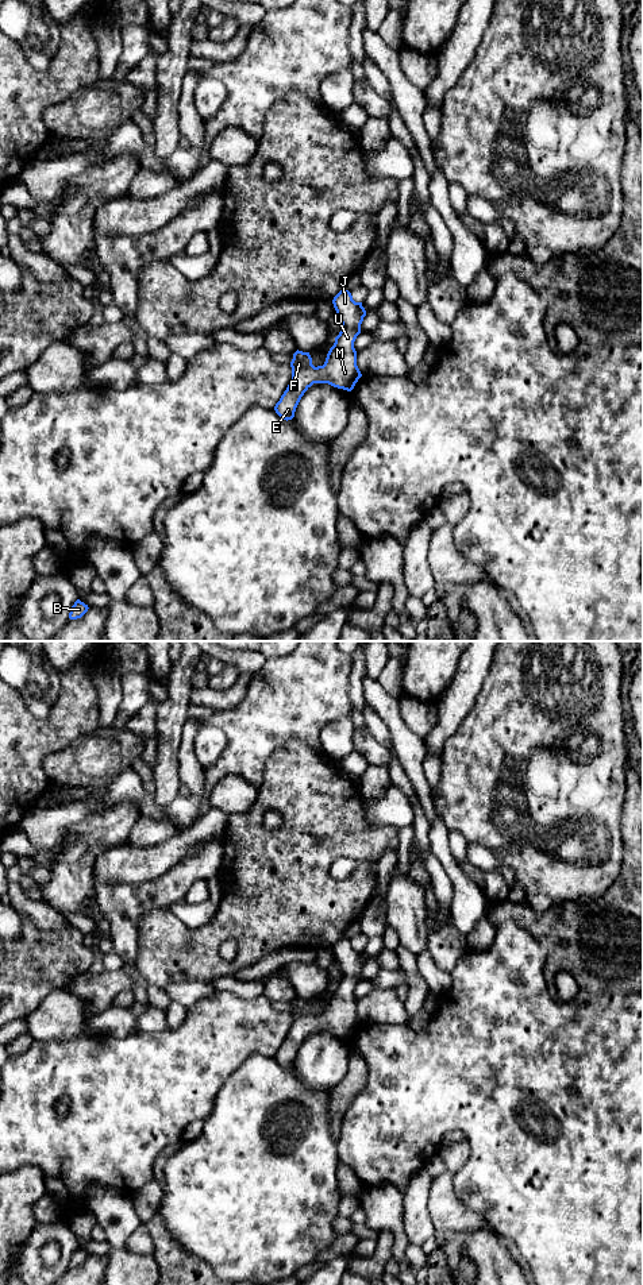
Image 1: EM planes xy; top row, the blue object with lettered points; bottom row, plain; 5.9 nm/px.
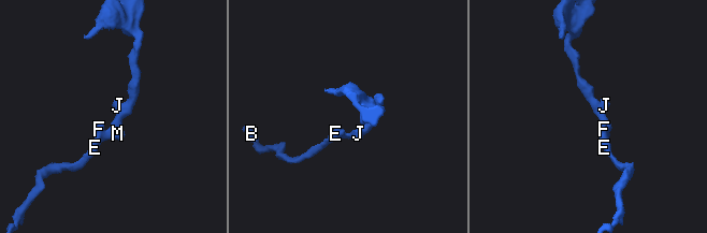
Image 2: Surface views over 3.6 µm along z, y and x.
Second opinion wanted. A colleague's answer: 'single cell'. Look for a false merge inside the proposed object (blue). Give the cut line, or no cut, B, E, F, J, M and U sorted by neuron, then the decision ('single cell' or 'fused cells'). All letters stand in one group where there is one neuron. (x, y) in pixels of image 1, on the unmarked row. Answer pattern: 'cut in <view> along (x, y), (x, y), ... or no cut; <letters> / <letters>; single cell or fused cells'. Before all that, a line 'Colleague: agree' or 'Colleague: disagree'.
Colleague: agree
no cut; B E F J M U; single cell

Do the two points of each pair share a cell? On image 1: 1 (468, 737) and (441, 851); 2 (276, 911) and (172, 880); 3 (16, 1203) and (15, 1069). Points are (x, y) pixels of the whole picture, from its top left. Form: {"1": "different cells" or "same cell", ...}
{"1": "different cells", "2": "different cells", "3": "different cells"}

